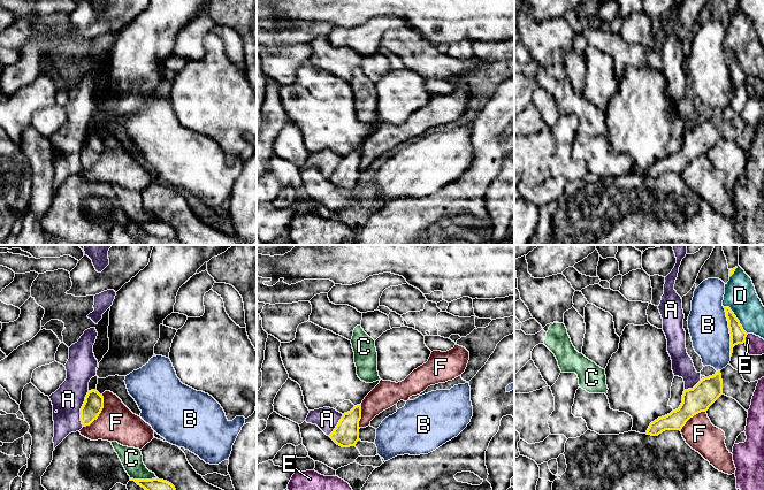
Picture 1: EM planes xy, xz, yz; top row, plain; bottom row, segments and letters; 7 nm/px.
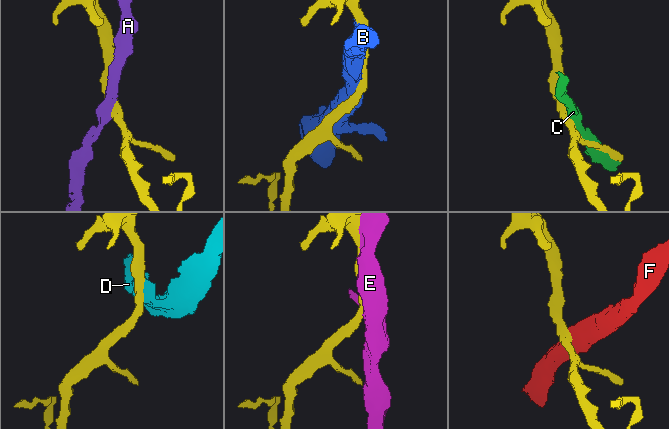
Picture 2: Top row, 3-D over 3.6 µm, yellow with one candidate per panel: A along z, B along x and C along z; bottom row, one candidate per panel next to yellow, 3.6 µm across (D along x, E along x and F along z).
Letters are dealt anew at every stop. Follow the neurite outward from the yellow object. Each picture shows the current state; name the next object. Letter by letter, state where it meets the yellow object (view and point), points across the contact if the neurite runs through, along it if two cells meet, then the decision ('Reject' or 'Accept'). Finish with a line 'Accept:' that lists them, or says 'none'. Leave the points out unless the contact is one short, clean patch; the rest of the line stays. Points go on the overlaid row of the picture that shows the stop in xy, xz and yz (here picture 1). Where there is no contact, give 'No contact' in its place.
A: Touches yellow at xy (81, 408). Boundary: xy (89, 391), (81, 408), (82, 426). Reject
B: Touches yellow at yz (730, 331). Reject
C: Touches yellow at xy (144, 480). Reject
D: Touches yellow at yz (736, 319). Reject
E: Touches yellow at yz (745, 338). Reject
F: Touches yellow at xy (100, 412). Boundary: xy (102, 395), (101, 412), (89, 425), (83, 427). Reject
Accept: none

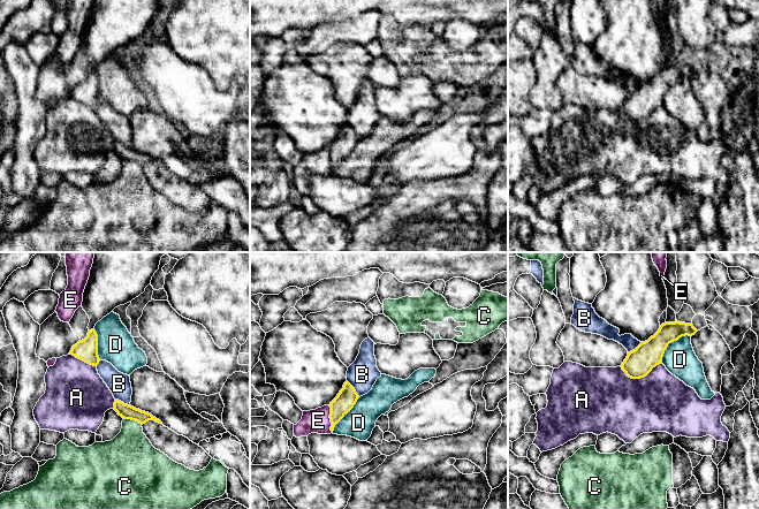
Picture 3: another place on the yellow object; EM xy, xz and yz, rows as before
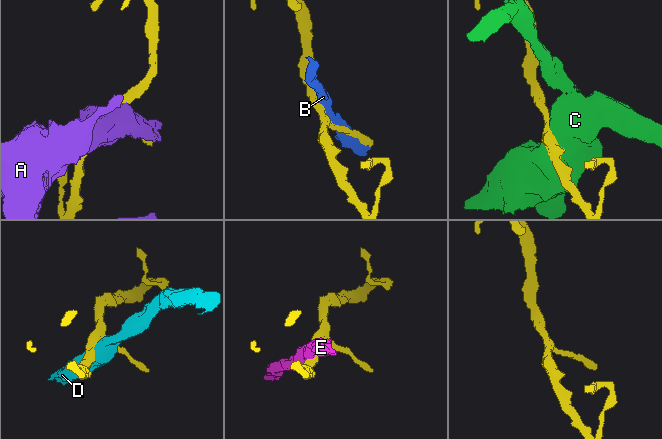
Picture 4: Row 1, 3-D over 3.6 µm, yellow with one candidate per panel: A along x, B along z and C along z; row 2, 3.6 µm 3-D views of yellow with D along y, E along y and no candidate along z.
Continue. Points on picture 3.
A: Touches yellow at yz (639, 378). Reject
B: Touches yellow at xz (354, 388). Reject
C: Touches yellow at xy (133, 419). Reject
D: Touches yellow at yz (670, 342). Boundary: yz (690, 335), (683, 335), (672, 341), (665, 350), (661, 362). Reject
E: Touches yellow at xz (329, 417). Boundary: xz (328, 405), (332, 431). Reject
Accept: none

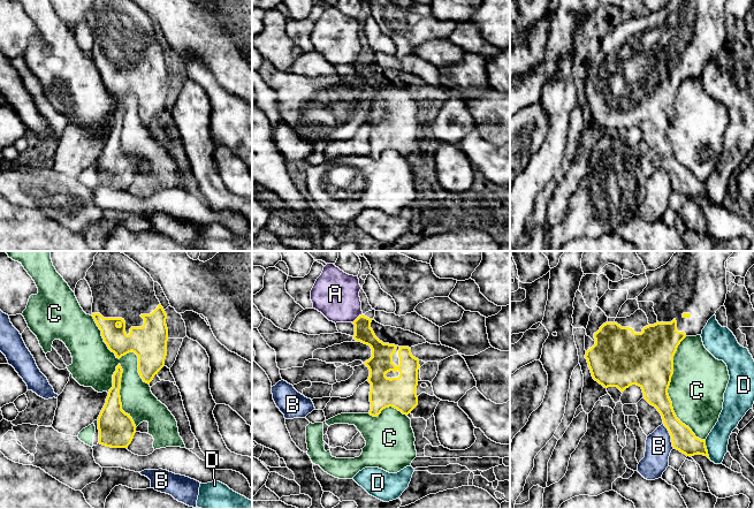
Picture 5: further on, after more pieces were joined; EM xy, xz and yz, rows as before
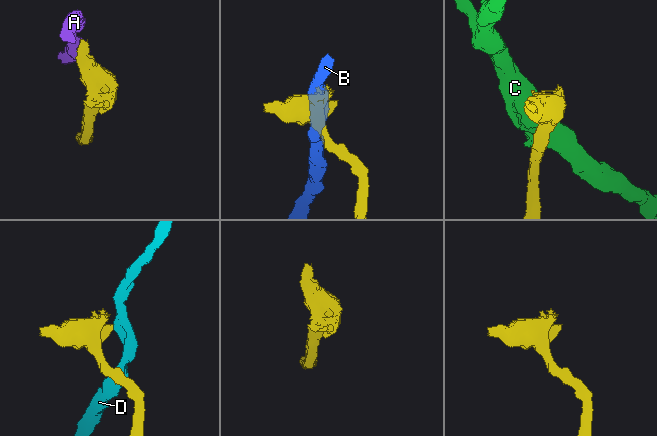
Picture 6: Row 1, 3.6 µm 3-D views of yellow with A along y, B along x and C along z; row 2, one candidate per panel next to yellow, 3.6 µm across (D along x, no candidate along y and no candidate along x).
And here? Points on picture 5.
A: Touches yellow at xz (357, 318). Boundary: xz (362, 313), (352, 323). Reject
B: Touches yellow at yz (670, 434). Boundary: yz (663, 423), (673, 447). Reject
C: Touches yellow at yz (667, 392). Reject
D: Touches yellow at yz (706, 449). Reject
Accept: none

